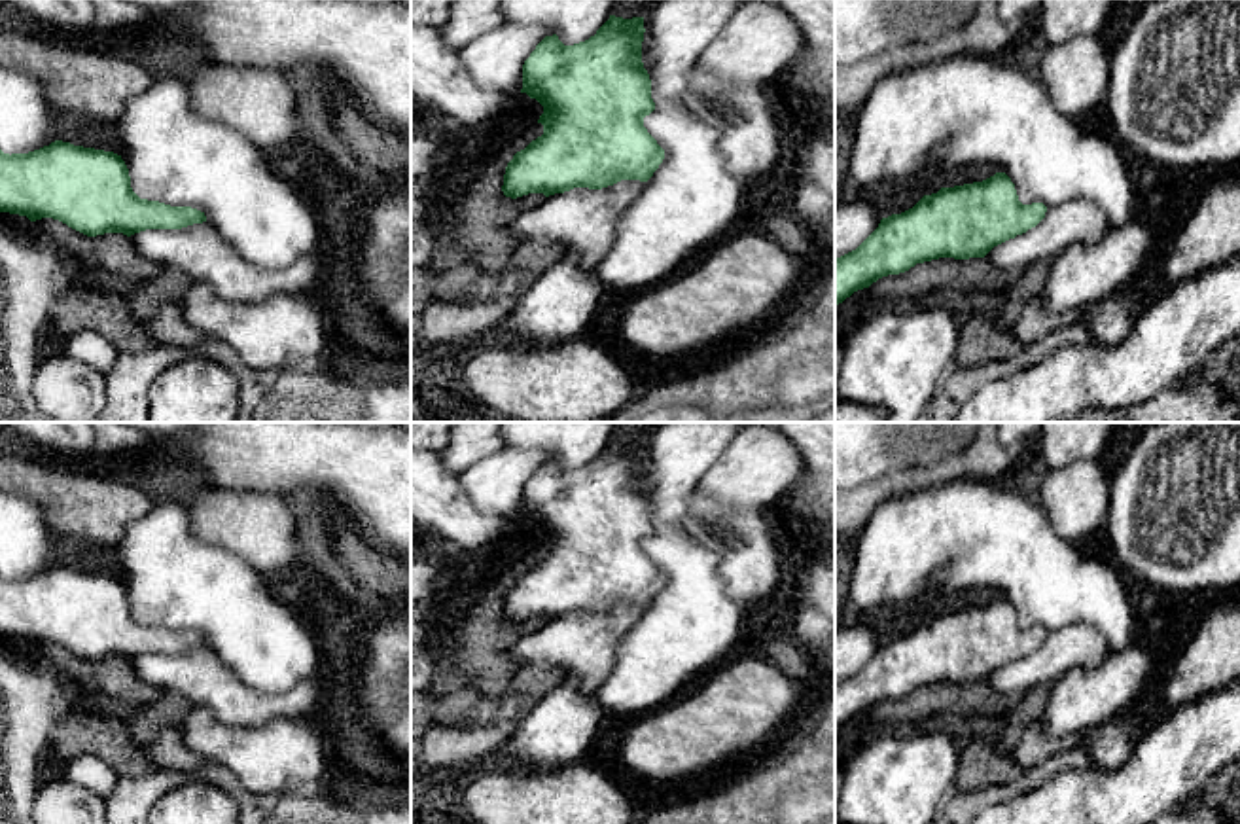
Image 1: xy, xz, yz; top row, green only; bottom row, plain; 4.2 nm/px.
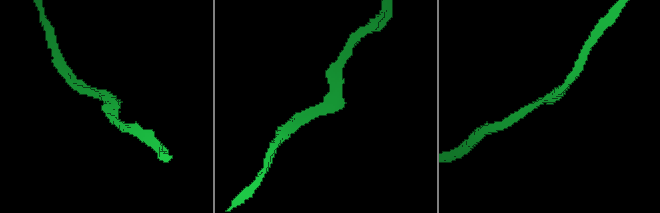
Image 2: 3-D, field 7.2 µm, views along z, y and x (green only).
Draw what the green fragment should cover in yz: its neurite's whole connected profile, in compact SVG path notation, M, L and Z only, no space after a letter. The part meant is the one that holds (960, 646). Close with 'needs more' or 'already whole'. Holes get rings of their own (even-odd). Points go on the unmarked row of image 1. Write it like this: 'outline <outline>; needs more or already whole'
outline M1005 597L924 619L912 633L882 642L856 674L835 682L835 731L916 688L984 682L994 671L1036 652L1045 636L1043 627L1022 629Z; already whole

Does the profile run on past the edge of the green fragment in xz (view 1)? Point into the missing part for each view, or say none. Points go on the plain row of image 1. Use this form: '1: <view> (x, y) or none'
1: none

